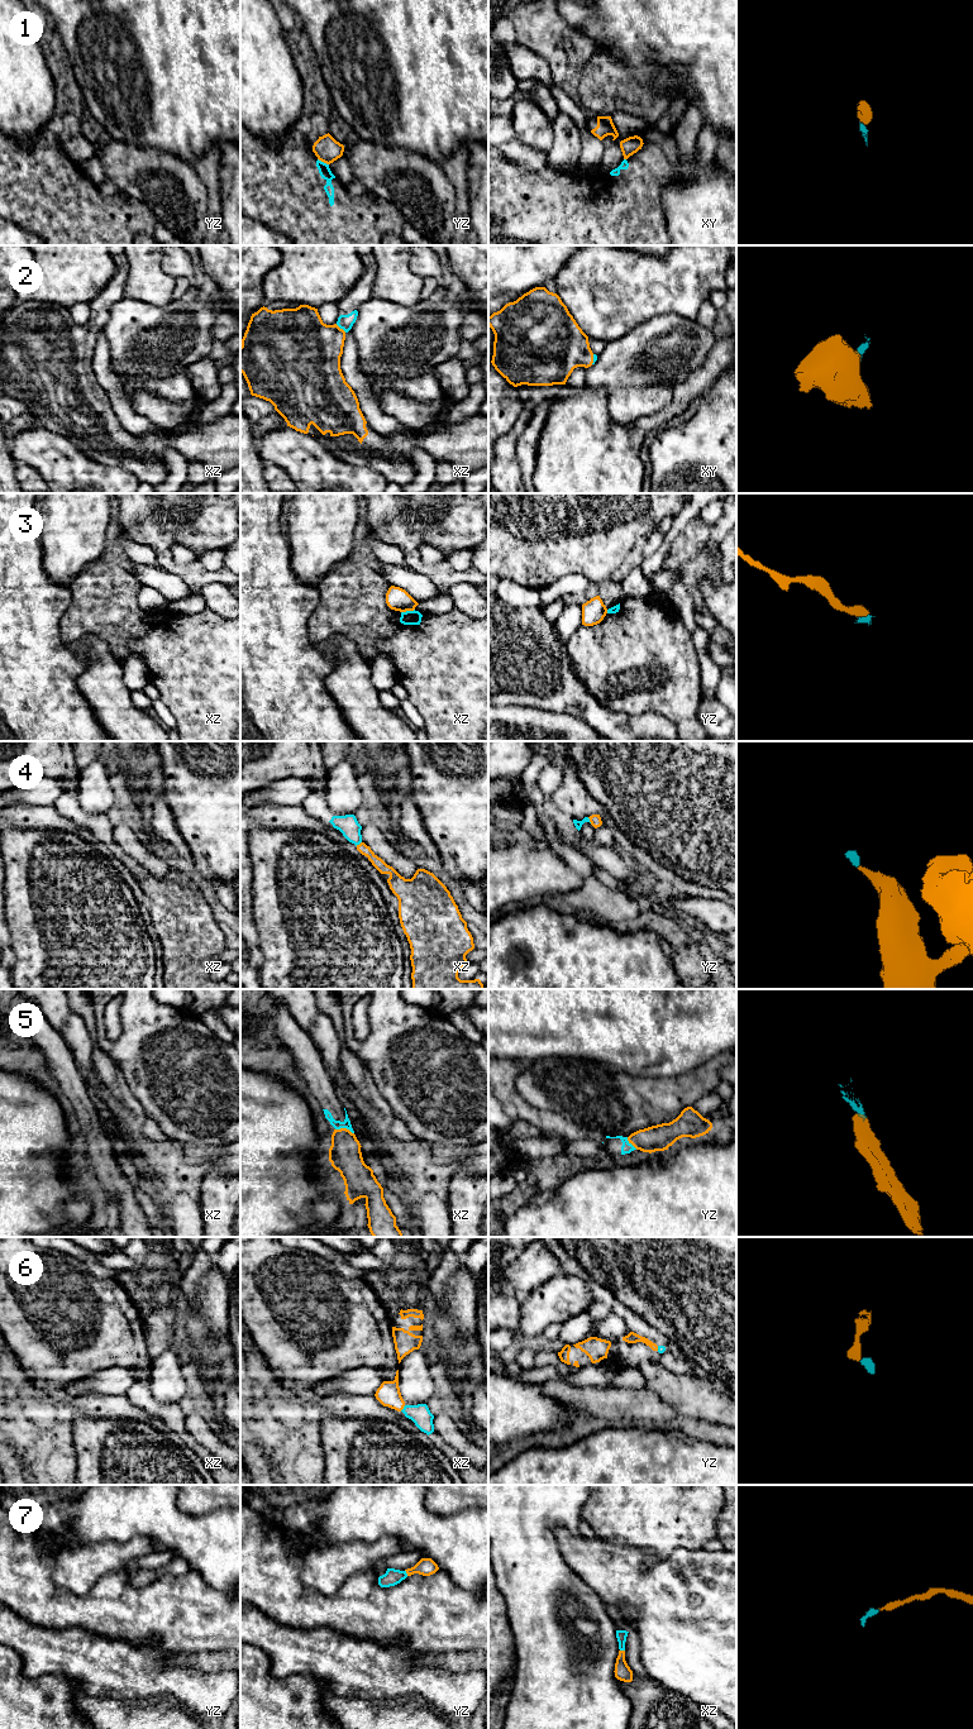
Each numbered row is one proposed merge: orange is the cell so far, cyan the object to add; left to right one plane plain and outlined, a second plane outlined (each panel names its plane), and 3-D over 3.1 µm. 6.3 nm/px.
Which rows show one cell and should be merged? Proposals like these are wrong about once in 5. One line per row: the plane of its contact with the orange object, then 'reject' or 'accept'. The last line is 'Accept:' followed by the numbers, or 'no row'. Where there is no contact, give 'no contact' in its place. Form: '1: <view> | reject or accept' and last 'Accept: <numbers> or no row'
1: yz | reject
2: xz | accept
3: xz | reject
4: yz | accept
5: xz | accept
6: xz | accept
7: yz | accept
Accept: 2, 4, 5, 6, 7

